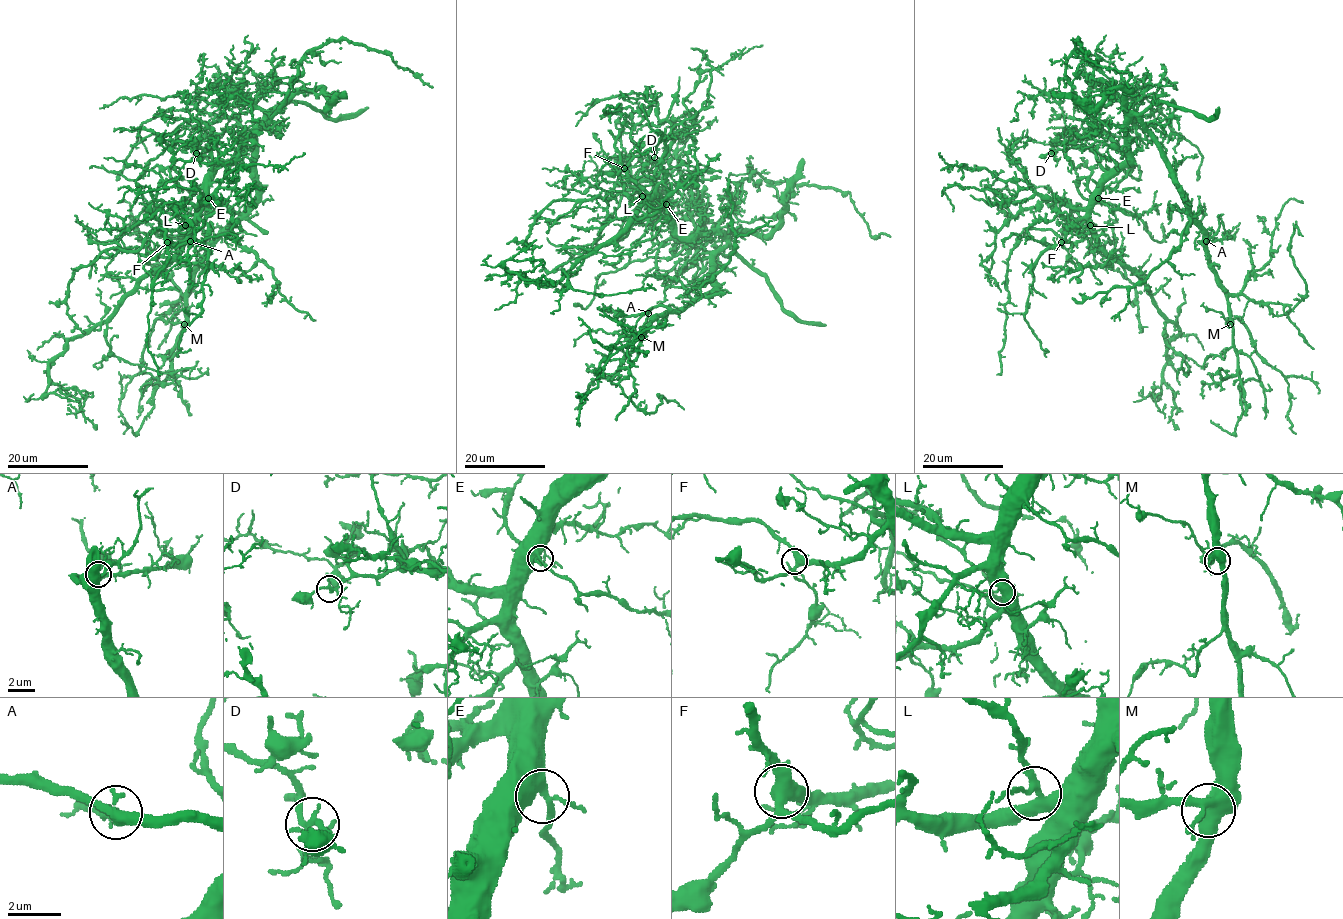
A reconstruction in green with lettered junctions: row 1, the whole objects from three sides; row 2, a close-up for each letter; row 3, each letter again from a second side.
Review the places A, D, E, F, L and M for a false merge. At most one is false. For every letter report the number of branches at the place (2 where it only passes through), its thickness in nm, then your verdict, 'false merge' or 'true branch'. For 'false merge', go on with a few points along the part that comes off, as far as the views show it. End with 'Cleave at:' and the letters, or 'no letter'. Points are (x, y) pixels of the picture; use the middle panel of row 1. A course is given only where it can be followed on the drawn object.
A: 4 | 380 nm | true branch
D: 4 | 180 nm | false merge | (654, 157), (636, 180), (640, 224), (604, 234), (655, 218), (693, 230), (745, 209), (783, 209), (795, 221)
E: 3 | 320 nm | true branch
F: 4 | 440 nm | true branch
L: 4 | 340 nm | true branch
M: 4 | 480 nm | true branch
Cleave at: D

